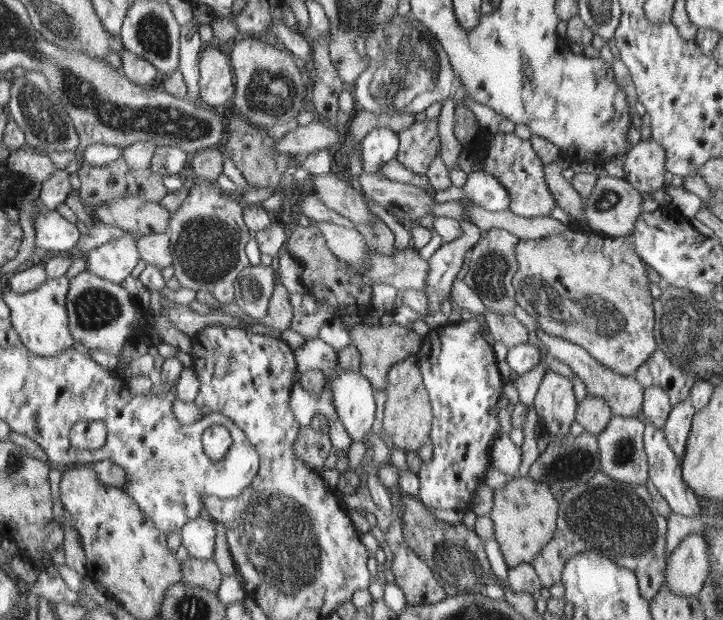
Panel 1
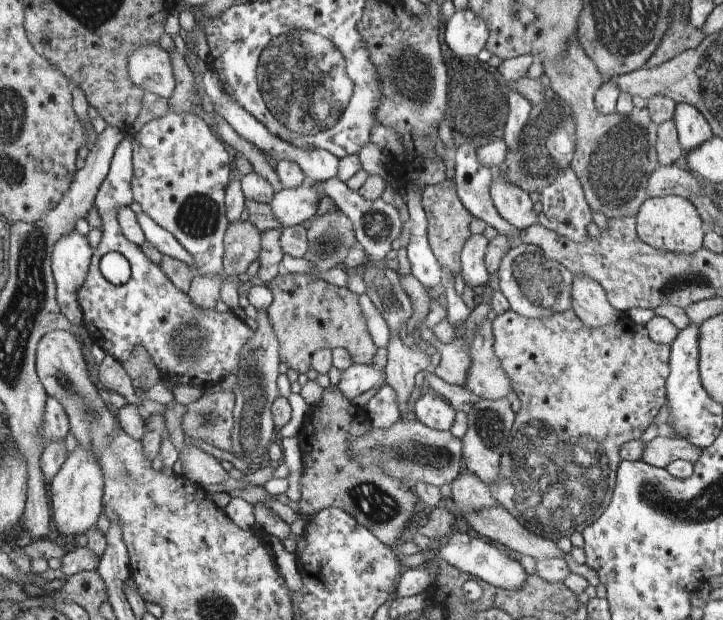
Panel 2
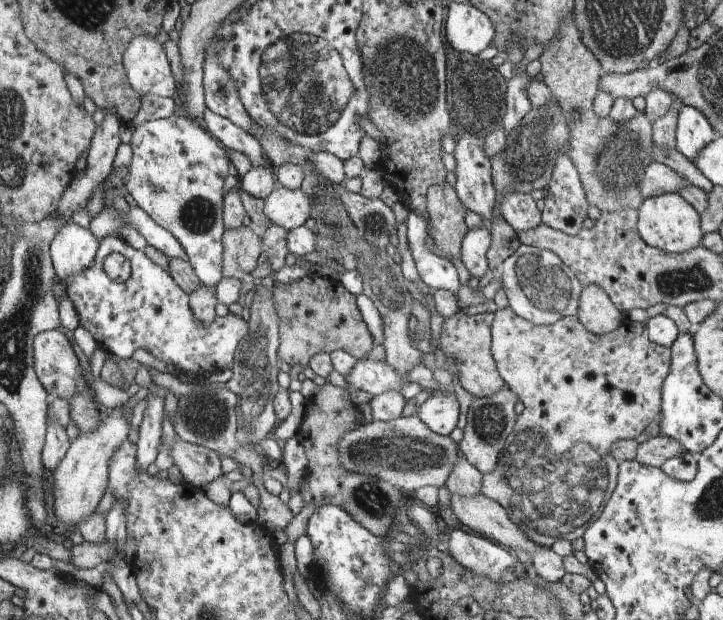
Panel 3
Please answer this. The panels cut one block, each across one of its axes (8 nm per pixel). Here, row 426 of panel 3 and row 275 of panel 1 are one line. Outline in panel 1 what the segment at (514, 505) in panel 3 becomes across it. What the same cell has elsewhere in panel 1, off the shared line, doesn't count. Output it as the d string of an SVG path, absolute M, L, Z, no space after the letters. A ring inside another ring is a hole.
M569 225L565 232L549 234L542 239L520 239L515 246L519 265L514 280L516 303L534 317L540 329L548 335L579 345L616 374L635 377L638 369L647 363L658 348L646 266L636 251L634 240L626 243L623 237L609 237L596 231L585 235L578 225Z

